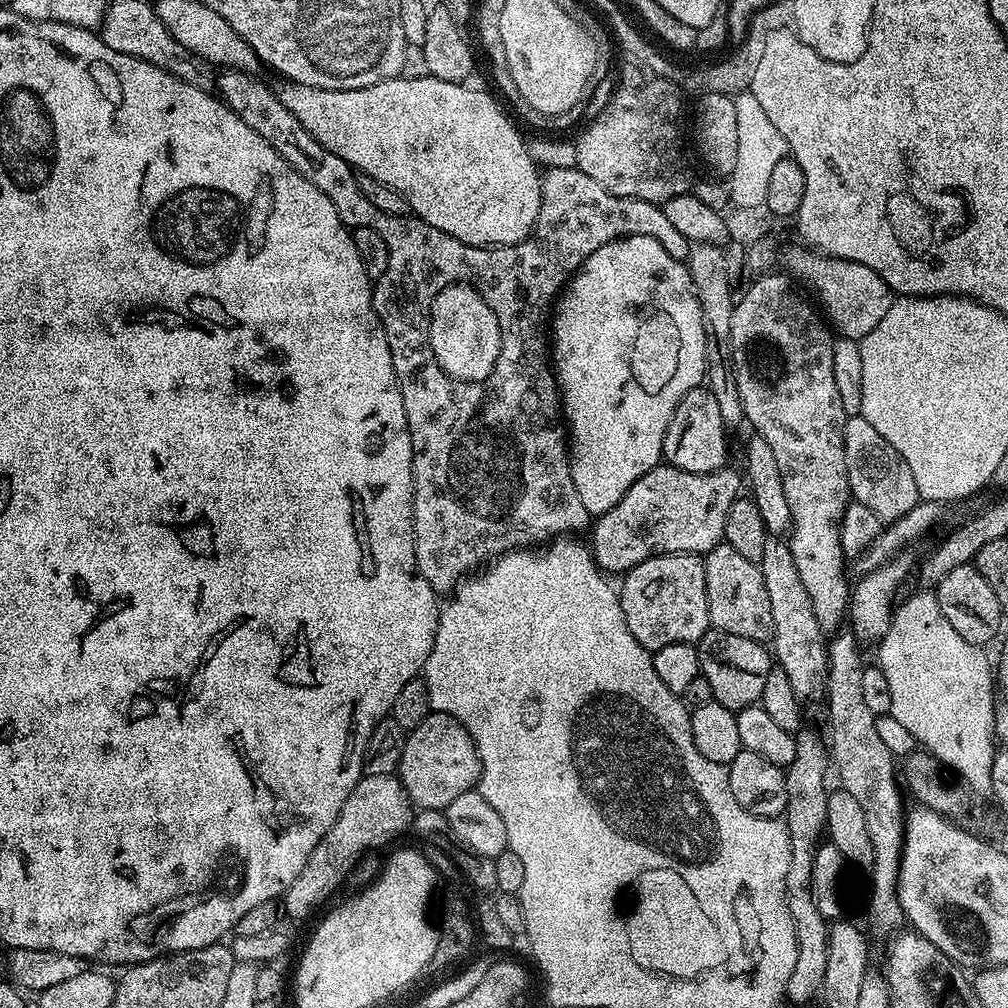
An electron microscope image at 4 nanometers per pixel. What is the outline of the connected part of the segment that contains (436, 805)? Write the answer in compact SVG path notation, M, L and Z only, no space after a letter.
M431 711L421 725L405 735L398 779L409 800L417 809L446 810L450 802L458 798L458 794L473 791L480 779L480 755L474 746L471 734L452 716Z

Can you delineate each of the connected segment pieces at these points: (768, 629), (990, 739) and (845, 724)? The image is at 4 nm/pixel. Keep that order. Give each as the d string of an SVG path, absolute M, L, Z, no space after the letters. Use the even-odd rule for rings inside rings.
M723 542L703 553L702 559L706 574L709 625L717 632L738 634L738 638L771 641L774 630L773 615L770 614L770 601L760 565L750 562L750 558L742 558L742 554L734 550L734 546Z
M919 591L914 593L904 605L901 603L893 611L890 630L886 630L884 637L878 641L878 648L880 648L878 666L882 670L882 674L886 674L886 683L890 686L890 715L898 718L898 722L902 722L902 726L906 726L906 730L910 730L910 734L914 734L917 745L923 751L929 752L931 756L936 757L949 773L957 772L961 776L959 779L969 789L975 790L977 793L979 793L978 791L987 793L992 787L992 757L998 751L998 741L996 739L996 731L994 730L994 714L996 713L998 696L994 691L993 661L992 664L988 661L988 656L984 653L987 651L981 645L966 642L966 638L962 638L962 634L958 634L958 630L954 630L954 626L950 626L950 622L946 622L946 614L942 614L942 606L938 606L938 598L935 591Z
M840 630L836 636L827 641L827 677L826 677L826 698L828 696L828 738L826 744L830 749L830 764L840 775L839 787L843 791L854 794L858 806L862 806L866 813L866 827L870 830L870 842L874 845L874 862L870 869L872 875L872 897L868 900L868 912L872 915L872 924L880 932L896 934L905 927L906 917L902 906L898 902L896 887L898 886L898 870L900 859L904 849L904 821L906 819L906 807L902 794L902 784L898 779L898 764L886 750L885 744L878 738L878 731L875 730L876 716L870 714L862 695L862 670L866 667L866 660L860 657L861 643L856 635L850 630Z

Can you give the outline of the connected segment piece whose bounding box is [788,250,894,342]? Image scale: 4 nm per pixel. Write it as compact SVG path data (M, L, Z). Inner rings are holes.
M812 250L803 251L794 253L788 260L792 267L791 275L797 281L800 279L816 295L815 303L821 304L819 307L827 323L843 339L857 342L863 340L866 334L870 334L870 330L874 330L874 326L878 326L878 322L882 322L882 318L886 318L894 299L892 287L881 276L874 274L870 266L817 254Z

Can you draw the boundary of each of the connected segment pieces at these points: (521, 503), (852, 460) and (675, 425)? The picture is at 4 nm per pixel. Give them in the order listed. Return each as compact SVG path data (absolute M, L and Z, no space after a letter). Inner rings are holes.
M225 68L216 76L218 95L230 110L234 110L238 114L238 118L242 118L242 122L246 122L246 126L250 126L250 130L254 130L254 134L262 134L262 138L266 138L266 142L270 142L270 146L274 146L274 150L278 155L295 172L302 174L302 178L306 178L306 182L310 182L310 186L318 186L318 190L322 190L322 194L326 194L326 198L330 198L330 202L334 202L334 210L338 210L338 218L342 218L342 222L349 230L358 227L369 227L372 230L376 230L382 236L383 241L386 242L386 248L389 251L386 272L380 280L375 281L372 289L372 301L388 339L390 354L396 371L396 381L402 394L402 406L406 410L406 422L412 439L412 534L414 536L414 550L416 551L416 569L423 574L426 582L430 582L430 586L437 594L448 594L455 589L461 580L465 579L469 574L475 573L481 566L487 565L493 558L499 558L506 552L515 552L529 546L540 546L553 538L564 538L569 534L580 534L576 532L582 531L584 527L587 529L590 524L590 517L586 506L582 506L582 498L578 498L578 490L574 490L570 448L566 443L566 424L562 419L562 401L554 375L554 368L550 363L550 340L546 333L550 328L550 317L554 311L554 301L557 299L562 286L567 284L570 277L586 263L587 259L594 254L594 250L601 249L611 240L616 240L622 236L645 235L647 238L654 238L654 241L658 242L666 250L666 253L670 254L671 258L683 262L688 259L689 240L666 219L666 214L661 205L651 204L638 198L626 198L625 196L610 194L605 188L598 186L598 182L594 182L594 178L590 178L583 170L577 167L549 168L541 175L540 213L536 219L536 227L532 229L532 233L526 239L517 244L502 244L495 248L476 248L472 244L464 244L458 238L438 230L438 226L430 226L426 221L417 218L415 215L391 216L390 214L382 214L382 210L378 210L378 206L374 206L374 202L370 202L370 198L366 198L362 194L362 190L356 181L357 173L349 164L342 158L338 158L338 154L334 154L320 145L297 122L294 114L290 114L290 110L286 110L286 106L282 106L279 95L273 89L271 92L257 78L257 75L241 72L238 68ZM454 288L466 288L472 294L476 294L480 298L480 302L488 308L488 312L492 314L492 318L496 322L498 350L496 350L492 366L480 378L462 378L458 374L440 374L442 370L448 370L448 368L444 364L434 364L432 358L430 358L428 346L426 346L426 320L432 320L432 318L426 318L430 298L438 296L438 290L440 290L440 296L442 296L442 294L446 294L448 290L454 290Z
M849 416L844 421L844 449L846 450L846 474L848 475L848 491L851 499L855 503L868 507L882 522L891 522L902 518L909 510L914 510L914 506L920 503L918 486L914 486L914 474L910 474L910 466L866 422L864 416Z
M707 386L690 390L674 410L670 426L666 426L664 435L663 463L671 468L686 470L690 474L719 472L728 460L729 429L722 422L722 410L718 407L718 398Z

